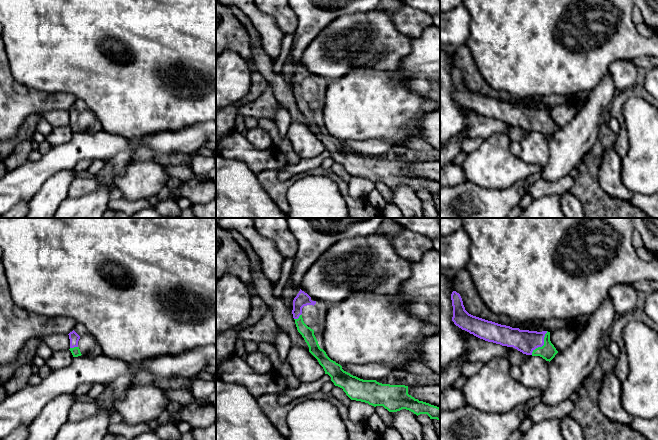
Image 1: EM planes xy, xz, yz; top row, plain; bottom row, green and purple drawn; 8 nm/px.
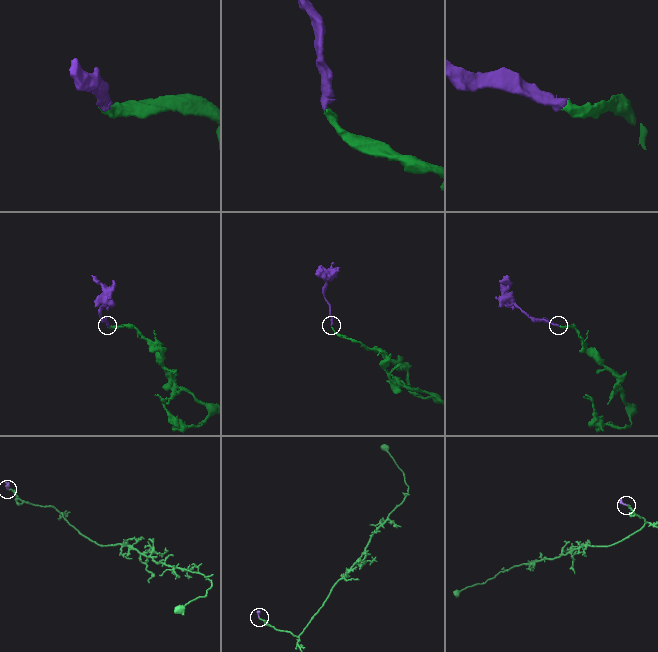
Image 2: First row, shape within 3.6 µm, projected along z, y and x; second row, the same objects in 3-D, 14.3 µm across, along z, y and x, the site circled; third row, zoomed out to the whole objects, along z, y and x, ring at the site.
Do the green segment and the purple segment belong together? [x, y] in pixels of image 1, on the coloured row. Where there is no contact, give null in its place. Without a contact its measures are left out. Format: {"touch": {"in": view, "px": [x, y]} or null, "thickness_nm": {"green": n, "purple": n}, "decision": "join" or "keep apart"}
{"touch": {"in": "yz", "px": [544, 344]}, "thickness_nm": {"green": 120, "purple": 190}, "decision": "join"}

